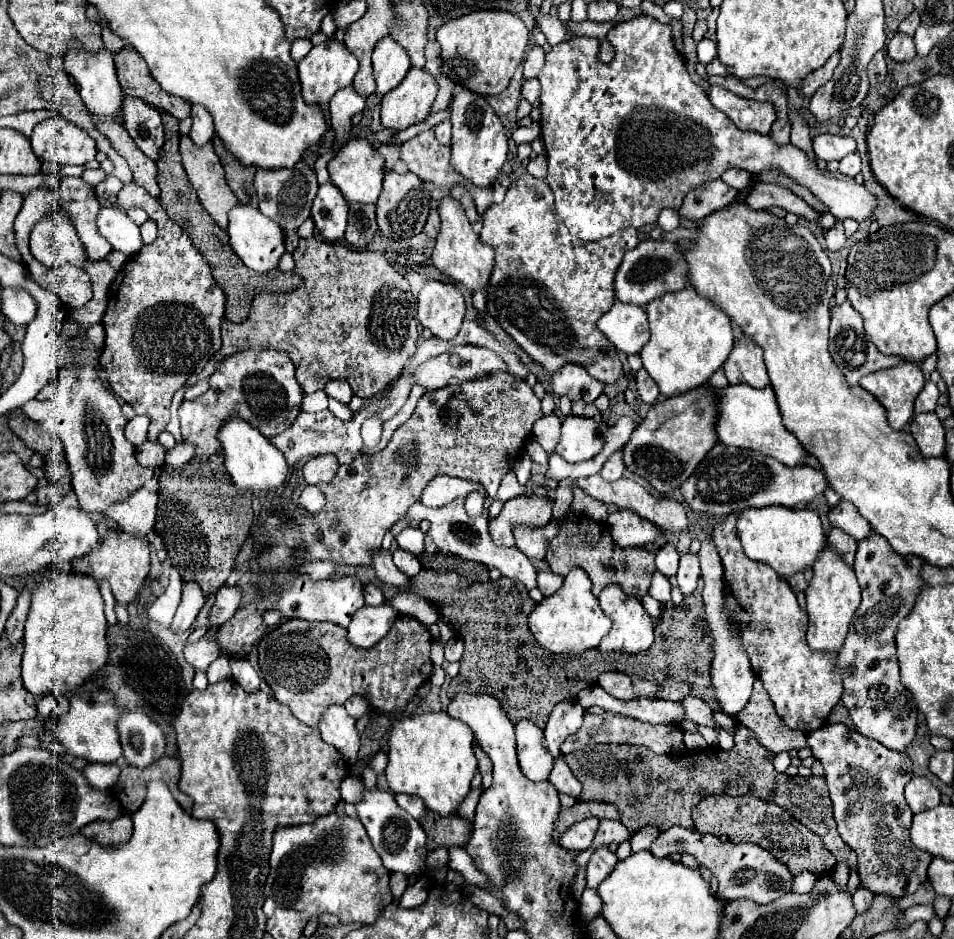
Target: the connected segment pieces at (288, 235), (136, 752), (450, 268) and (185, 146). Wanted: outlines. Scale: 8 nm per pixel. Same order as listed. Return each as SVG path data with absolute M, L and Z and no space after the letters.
M299 162L293 170L281 170L281 172L257 172L255 174L255 190L259 196L259 210L273 222L277 222L285 234L285 248L287 252L295 252L299 244L297 228L303 220L311 214L311 202L317 194L317 178L311 168L305 166L305 162Z
M123 710L117 730L123 756L131 766L145 768L165 754L165 734L143 710Z
M451 194L439 198L439 208L437 210L439 210L439 216L441 216L441 230L437 234L435 250L433 250L433 256L431 256L433 264L441 272L451 276L453 280L465 284L471 292L487 286L489 276L491 276L491 268L493 268L493 248L481 244L479 236L471 230L471 224L465 216L463 206Z
M181 136L181 142L179 142L179 154L181 154L181 164L187 172L187 178L189 182L193 184L193 188L197 190L197 196L199 196L199 202L203 204L203 208L211 214L211 218L221 226L221 228L227 228L227 212L239 204L239 200L235 198L235 194L231 192L231 188L227 186L225 182L225 176L223 176L223 166L217 158L217 154L213 152L213 146L211 144L205 144L205 146L195 146L191 144L191 138L189 136Z

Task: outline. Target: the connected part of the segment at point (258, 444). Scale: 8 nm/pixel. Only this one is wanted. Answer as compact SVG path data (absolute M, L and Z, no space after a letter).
M235 412L225 420L221 430L217 432L217 440L221 444L225 468L239 488L249 488L253 492L261 492L261 490L275 490L285 482L289 466L285 462L283 452L277 450L269 442L269 438L265 438L257 428L253 428L247 420L237 416Z

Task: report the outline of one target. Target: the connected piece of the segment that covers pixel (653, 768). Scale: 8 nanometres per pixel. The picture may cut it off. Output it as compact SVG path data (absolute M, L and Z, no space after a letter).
M737 728L735 746L731 750L695 750L687 752L687 756L671 756L671 754L653 754L643 746L587 746L579 752L571 752L565 758L577 780L583 784L581 800L589 802L607 802L617 806L621 814L621 822L635 834L643 826L657 826L661 832L671 826L693 828L691 810L707 796L727 794L727 796L743 796L753 794L761 800L773 802L785 808L791 816L795 816L803 826L821 836L829 852L839 860L847 862L849 868L857 866L857 856L843 844L835 820L833 806L829 798L829 790L825 786L823 776L785 776L777 772L771 764L773 752L763 748L755 736L747 728Z

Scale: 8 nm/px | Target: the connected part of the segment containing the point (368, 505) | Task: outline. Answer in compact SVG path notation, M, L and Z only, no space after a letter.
M507 372L423 394L413 416L393 432L381 452L355 456L351 466L339 468L329 484L317 484L327 502L321 512L307 518L303 556L355 566L371 564L371 552L381 548L385 532L439 474L479 482L495 498L501 478L519 462L525 438L539 418L543 412L533 388Z

